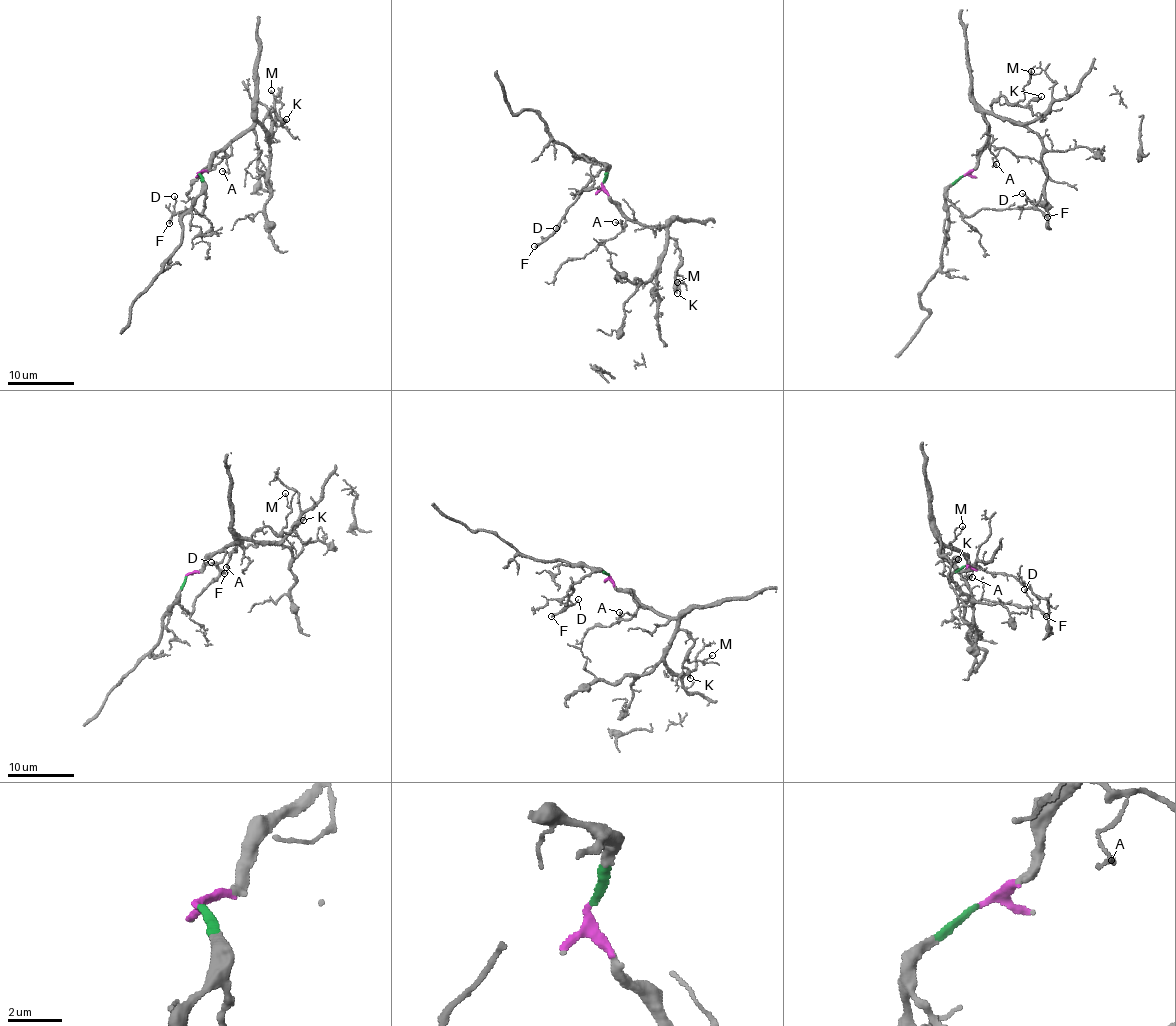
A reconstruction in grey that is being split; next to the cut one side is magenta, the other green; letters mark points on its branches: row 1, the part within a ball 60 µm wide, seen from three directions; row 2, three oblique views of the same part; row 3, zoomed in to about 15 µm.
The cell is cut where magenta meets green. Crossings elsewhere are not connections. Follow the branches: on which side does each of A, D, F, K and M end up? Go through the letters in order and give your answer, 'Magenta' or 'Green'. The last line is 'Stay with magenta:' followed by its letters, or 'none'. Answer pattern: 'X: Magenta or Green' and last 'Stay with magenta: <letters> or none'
A: Magenta
D: Green
F: Green
K: Magenta
M: Magenta
Stay with magenta: A, K, M

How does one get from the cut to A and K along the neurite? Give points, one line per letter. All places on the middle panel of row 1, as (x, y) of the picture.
A: (602, 183), (605, 193), (625, 215), (625, 225), (615, 221)
K: (602, 183), (605, 193), (620, 212), (644, 225), (660, 226), (676, 241), (680, 265), (675, 275), (677, 293)

